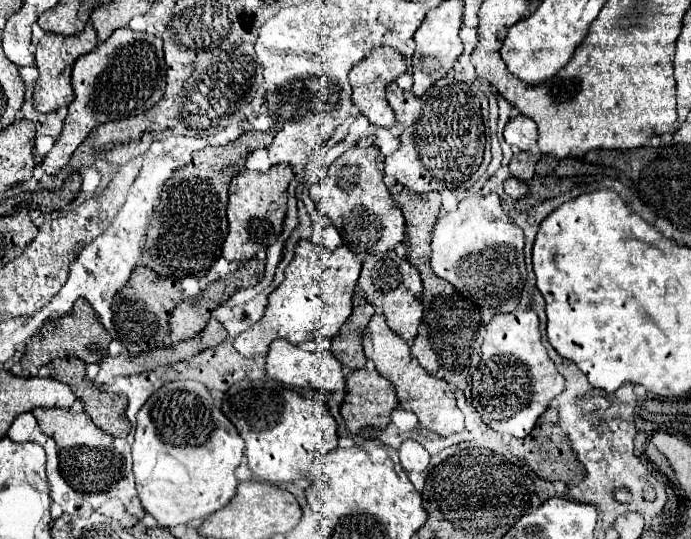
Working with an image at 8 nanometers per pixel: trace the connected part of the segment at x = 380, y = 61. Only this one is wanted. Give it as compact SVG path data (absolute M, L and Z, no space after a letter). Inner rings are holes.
M375 47L361 63L357 63L351 71L349 71L349 83L353 87L353 105L373 123L379 127L391 127L395 123L395 113L389 107L387 99L385 99L385 89L389 83L393 83L403 71L407 69L405 65L405 57L391 49L391 47Z

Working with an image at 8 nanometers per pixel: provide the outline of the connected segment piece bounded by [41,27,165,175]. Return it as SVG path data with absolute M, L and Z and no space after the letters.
M129 27L115 29L115 33L105 43L97 45L91 55L85 53L75 61L71 79L75 99L69 105L69 115L61 135L57 137L53 149L43 157L41 169L47 175L55 175L63 165L69 163L71 153L79 147L79 141L91 133L93 127L135 113L145 113L165 95L163 41L161 37L145 31L133 31Z

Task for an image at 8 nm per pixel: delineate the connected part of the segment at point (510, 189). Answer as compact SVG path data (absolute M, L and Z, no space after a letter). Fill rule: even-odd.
M509 177L509 179L505 179L505 193L511 195L513 199L519 199L527 193L527 183L519 181L515 177Z

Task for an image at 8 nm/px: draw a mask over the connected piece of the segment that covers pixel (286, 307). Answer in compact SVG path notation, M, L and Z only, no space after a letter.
M301 239L295 245L293 261L285 269L283 283L269 293L265 315L235 339L235 349L245 357L255 357L259 353L267 353L273 339L287 339L297 345L305 339L337 335L351 315L351 299L359 269L361 263L345 245L339 245L329 253L325 247L309 239Z

